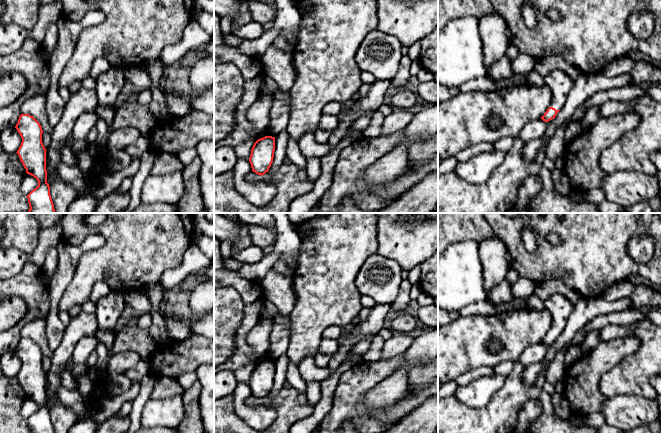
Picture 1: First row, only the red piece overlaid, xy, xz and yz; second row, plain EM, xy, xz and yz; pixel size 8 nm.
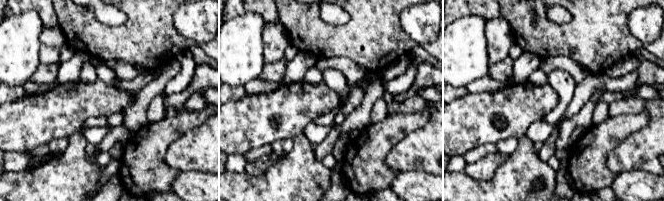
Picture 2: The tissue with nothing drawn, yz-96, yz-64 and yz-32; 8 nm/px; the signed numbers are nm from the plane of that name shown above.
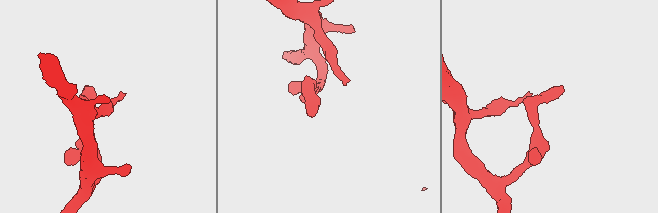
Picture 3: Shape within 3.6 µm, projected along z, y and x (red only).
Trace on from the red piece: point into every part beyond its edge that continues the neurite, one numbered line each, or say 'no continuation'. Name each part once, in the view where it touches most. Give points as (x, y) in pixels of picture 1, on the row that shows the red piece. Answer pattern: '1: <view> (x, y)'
1: yz (560, 83)

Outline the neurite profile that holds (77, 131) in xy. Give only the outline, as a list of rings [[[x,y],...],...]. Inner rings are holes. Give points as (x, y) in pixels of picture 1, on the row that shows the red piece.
[[[88,112],[81,115],[72,130],[74,137],[73,143],[70,147],[71,151],[82,152],[88,149],[87,135],[89,131],[95,127],[100,117],[95,112]]]

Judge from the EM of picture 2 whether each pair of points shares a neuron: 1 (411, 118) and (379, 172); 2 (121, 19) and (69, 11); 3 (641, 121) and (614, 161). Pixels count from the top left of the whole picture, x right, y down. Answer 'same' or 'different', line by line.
1: same
2: different
3: different

